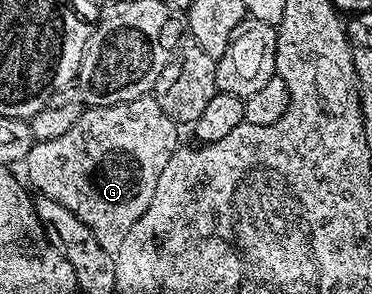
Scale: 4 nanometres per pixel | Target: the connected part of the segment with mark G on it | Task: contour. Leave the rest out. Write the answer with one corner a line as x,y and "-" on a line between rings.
153,94
141,95
136,101
117,103
107,107
86,107
82,116
60,137
52,137
52,141
35,141
26,155
24,168
25,178
30,178
29,186
39,196
60,201
92,233
103,245
116,245
144,217
144,209
152,201
152,193
156,193
156,181
160,181
160,173
164,173
164,165
172,157
172,153
180,146
178,140
179,124
170,120
157,105

